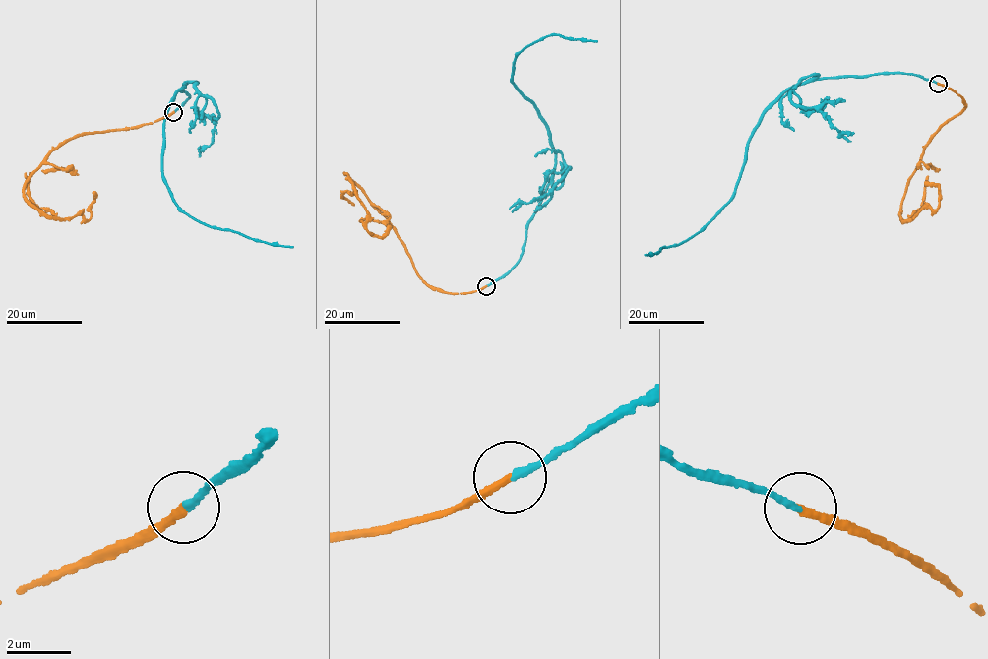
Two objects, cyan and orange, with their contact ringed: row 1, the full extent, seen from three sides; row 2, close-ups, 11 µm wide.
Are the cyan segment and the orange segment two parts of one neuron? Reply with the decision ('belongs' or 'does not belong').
belongs

